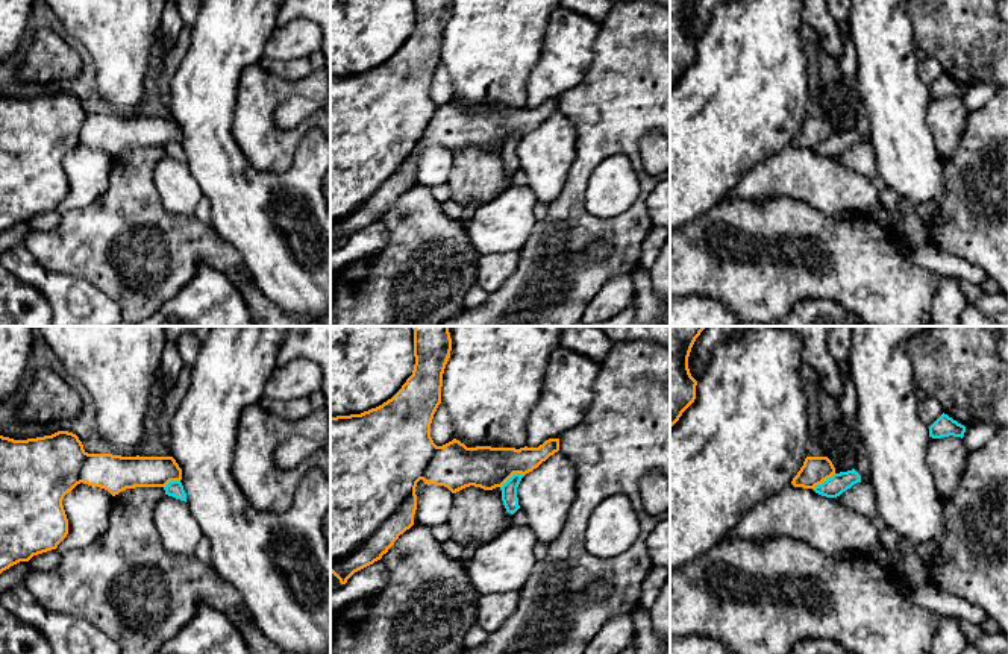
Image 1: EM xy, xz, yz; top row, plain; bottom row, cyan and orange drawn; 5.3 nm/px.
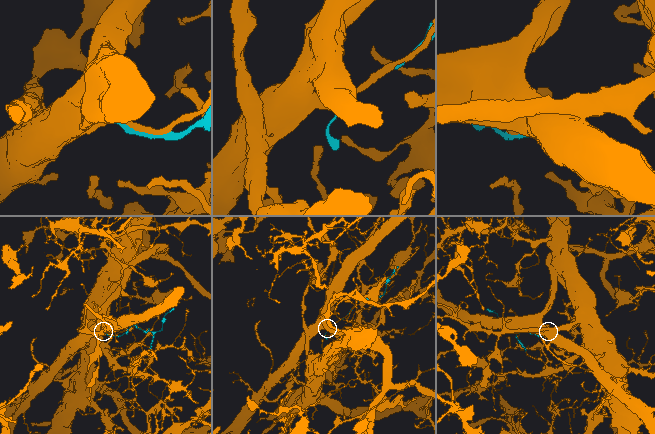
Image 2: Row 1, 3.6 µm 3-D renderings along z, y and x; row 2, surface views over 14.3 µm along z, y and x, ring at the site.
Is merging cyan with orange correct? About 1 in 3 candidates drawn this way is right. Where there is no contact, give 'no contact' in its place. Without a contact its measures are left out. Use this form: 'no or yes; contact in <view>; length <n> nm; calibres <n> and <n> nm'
yes; contact in xz; length 140 nm; calibres 80 and 220 nm

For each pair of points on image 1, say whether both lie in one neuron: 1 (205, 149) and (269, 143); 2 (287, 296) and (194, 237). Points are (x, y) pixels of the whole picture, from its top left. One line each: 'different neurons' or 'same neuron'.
1: different neurons
2: different neurons

